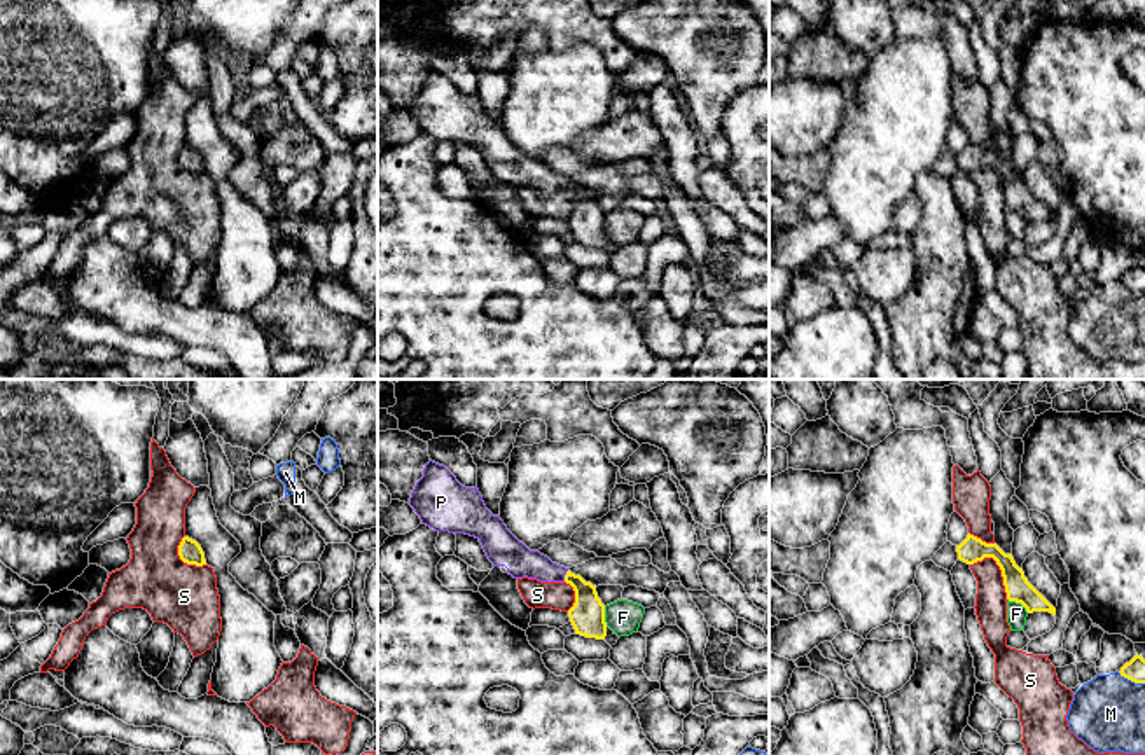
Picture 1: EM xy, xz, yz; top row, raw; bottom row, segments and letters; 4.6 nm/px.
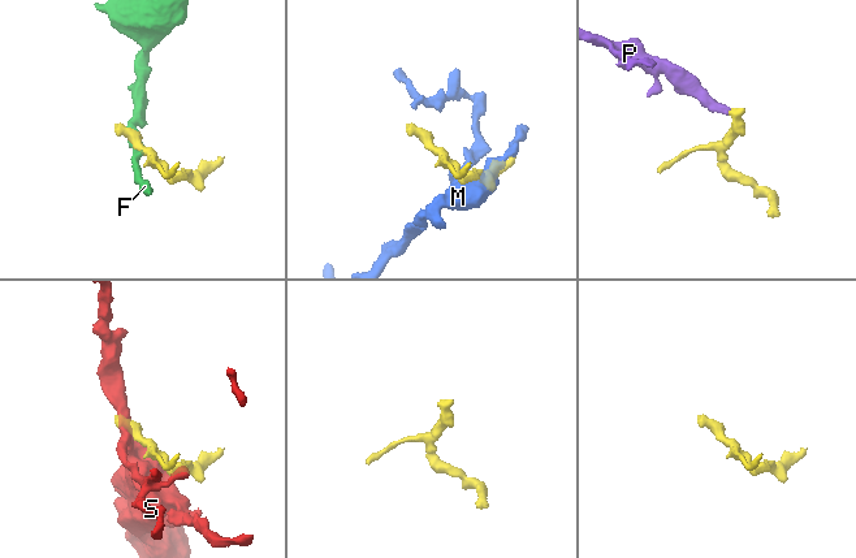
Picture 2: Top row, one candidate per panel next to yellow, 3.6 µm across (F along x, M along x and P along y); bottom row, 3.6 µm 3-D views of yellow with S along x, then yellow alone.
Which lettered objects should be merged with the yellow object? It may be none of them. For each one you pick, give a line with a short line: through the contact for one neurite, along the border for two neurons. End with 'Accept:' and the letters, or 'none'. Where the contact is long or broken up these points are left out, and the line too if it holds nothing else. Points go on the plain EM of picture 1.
P: line xz (588, 222), (586, 201), (565, 184), (520, 170)
Accept: P

